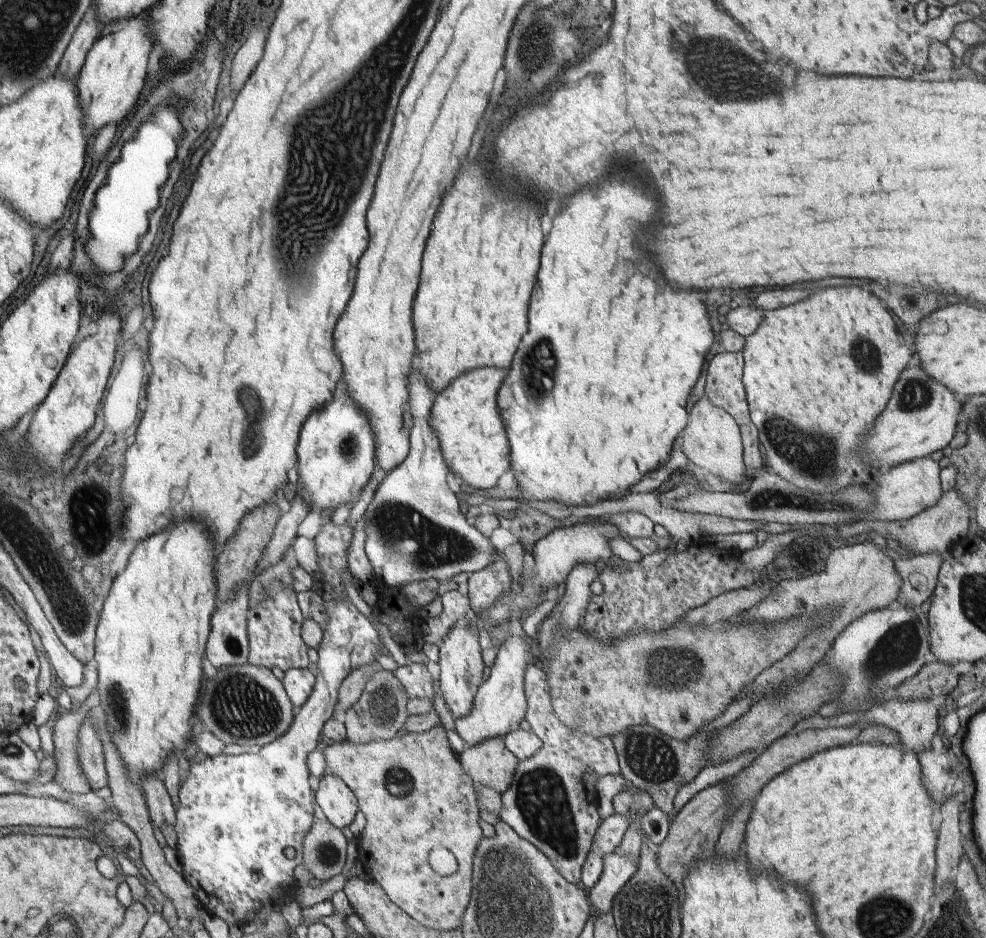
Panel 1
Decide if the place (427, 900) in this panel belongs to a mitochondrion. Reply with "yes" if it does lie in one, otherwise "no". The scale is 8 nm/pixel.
no

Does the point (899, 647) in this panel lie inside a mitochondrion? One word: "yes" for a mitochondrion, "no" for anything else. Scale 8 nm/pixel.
yes

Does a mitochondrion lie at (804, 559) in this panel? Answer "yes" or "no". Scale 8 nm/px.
no

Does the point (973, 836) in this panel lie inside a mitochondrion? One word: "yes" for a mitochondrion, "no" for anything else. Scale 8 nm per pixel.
no

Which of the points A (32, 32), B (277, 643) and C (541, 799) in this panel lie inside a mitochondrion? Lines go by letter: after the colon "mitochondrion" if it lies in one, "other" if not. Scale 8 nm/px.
A: mitochondrion
B: other
C: mitochondrion

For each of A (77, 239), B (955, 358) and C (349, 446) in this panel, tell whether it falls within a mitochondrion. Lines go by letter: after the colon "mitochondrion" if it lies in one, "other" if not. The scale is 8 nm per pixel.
A: other
B: other
C: mitochondrion

